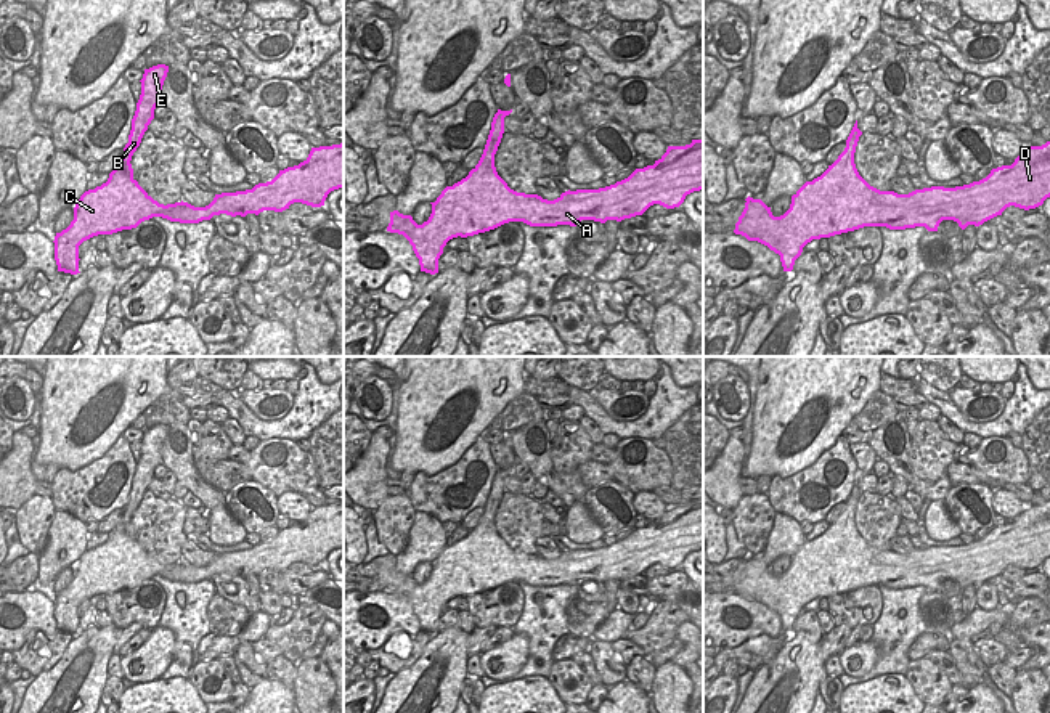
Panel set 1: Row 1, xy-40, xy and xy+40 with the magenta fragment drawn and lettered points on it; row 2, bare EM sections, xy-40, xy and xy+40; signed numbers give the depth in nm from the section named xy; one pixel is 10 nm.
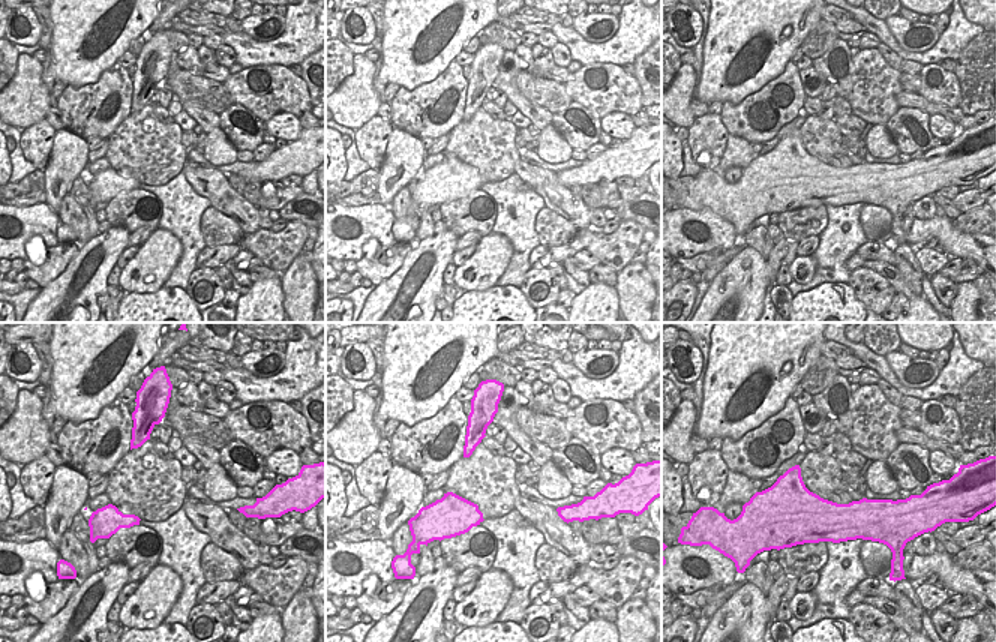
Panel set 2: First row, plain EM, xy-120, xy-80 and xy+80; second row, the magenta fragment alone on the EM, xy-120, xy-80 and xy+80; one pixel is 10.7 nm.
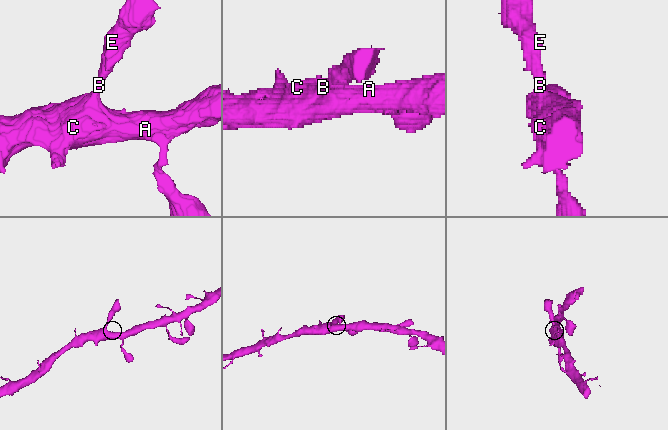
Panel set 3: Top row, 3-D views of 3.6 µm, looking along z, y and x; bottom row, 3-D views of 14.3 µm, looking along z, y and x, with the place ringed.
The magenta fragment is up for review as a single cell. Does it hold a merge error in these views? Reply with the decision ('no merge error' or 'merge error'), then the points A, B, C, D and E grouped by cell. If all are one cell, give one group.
no merge error | A B C D E

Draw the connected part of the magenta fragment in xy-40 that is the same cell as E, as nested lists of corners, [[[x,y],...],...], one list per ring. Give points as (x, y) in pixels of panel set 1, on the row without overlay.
[[[165,424],[144,429],[140,440],[141,454],[120,522],[109,533],[106,543],[80,556],[74,567],[74,580],[55,596],[58,631],[80,633],[79,605],[83,601],[98,594],[136,588],[153,577],[199,583],[220,573],[246,577],[247,573],[258,575],[263,570],[283,572],[294,562],[321,567],[331,551],[344,548],[342,501],[340,504],[311,507],[303,522],[279,530],[271,541],[258,543],[246,551],[215,554],[206,567],[194,567],[183,560],[159,564],[133,538],[130,520],[154,479],[154,469],[162,464],[161,450],[167,432],[169,426]]]

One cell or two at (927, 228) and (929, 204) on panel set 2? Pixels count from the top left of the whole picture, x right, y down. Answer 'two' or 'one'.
two

